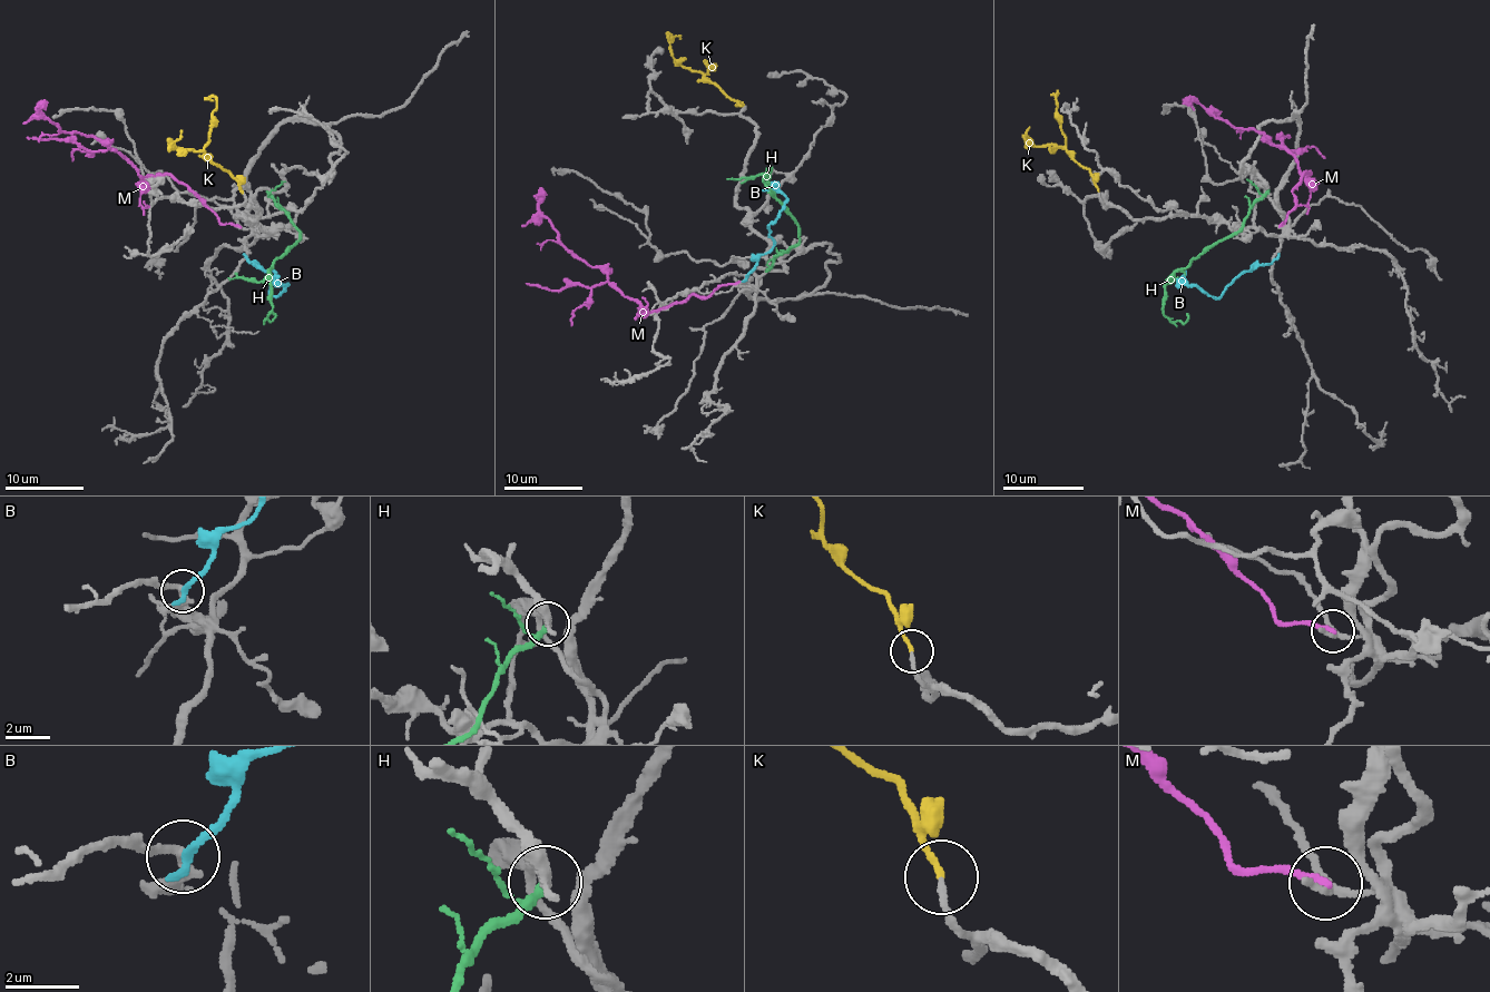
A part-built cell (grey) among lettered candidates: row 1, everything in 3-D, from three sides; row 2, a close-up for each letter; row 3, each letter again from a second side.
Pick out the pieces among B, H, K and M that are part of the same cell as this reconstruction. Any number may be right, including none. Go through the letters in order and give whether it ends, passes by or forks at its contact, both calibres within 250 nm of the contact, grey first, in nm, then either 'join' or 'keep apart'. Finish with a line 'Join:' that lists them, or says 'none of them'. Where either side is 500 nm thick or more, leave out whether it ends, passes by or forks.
B: it ends; calibres 240 and 280 nm; keep apart
H: it passes by; calibres 260 and 200 nm; keep apart
K: it ends; calibres 190 and 200 nm; join
M: it ends; calibres 200 and 190 nm; keep apart
Join: K

